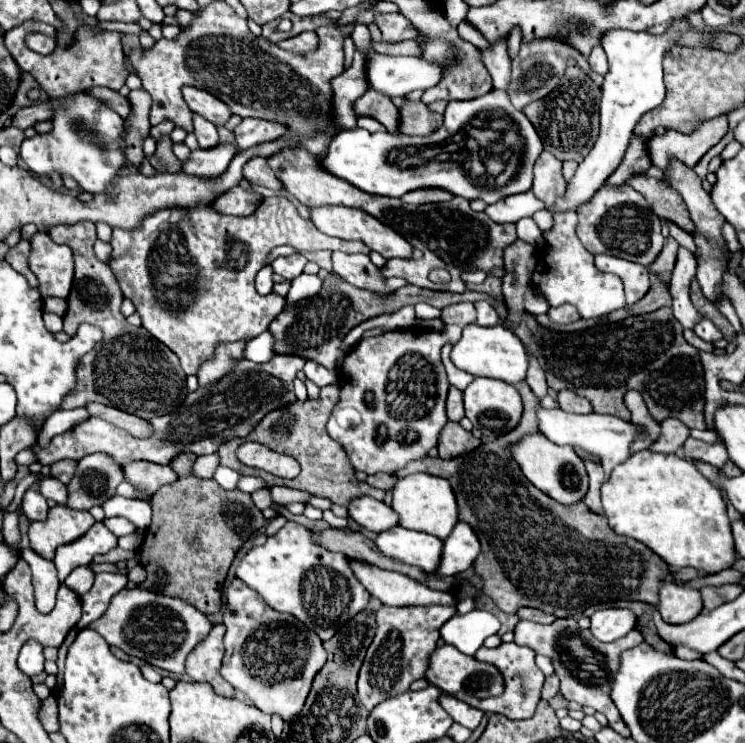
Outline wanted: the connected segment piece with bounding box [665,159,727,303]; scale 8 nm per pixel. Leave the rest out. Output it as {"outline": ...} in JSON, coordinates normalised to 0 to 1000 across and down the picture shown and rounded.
{"outline":[[[901,214],[901,219],[895,222],[895,230],[893,230],[893,241],[898,244],[898,249],[911,257],[911,262],[917,265],[917,271],[922,273],[922,281],[925,281],[925,289],[936,306],[936,316],[930,319],[933,322],[933,330],[938,332],[938,351],[936,351],[936,378],[941,384],[941,392],[944,397],[960,408],[965,400],[968,400],[968,378],[970,378],[970,359],[976,357],[973,346],[970,346],[970,335],[973,335],[973,324],[968,319],[968,303],[970,303],[970,289],[965,289],[965,284],[960,284],[960,276],[954,273],[954,265],[952,260],[944,257],[941,252],[941,241],[933,236],[930,227],[919,225],[914,217],[909,214]]]}

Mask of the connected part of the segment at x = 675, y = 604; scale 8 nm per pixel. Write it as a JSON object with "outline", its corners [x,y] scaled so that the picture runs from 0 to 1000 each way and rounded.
{"outline":[[[890,785],[885,793],[885,814],[882,814],[887,833],[901,841],[914,841],[933,833],[941,820],[944,809],[936,793],[911,787],[911,785]]]}

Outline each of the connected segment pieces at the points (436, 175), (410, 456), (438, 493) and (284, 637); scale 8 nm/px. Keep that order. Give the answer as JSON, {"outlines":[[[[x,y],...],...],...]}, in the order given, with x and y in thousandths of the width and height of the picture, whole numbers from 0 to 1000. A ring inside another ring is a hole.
{"outlines":[[[[662,120],[643,133],[603,136],[597,166],[562,195],[562,201],[573,206],[570,211],[557,214],[557,203],[541,201],[536,179],[495,179],[482,171],[463,174],[447,184],[431,219],[447,236],[501,262],[538,265],[557,254],[595,254],[613,265],[624,265],[630,271],[646,268],[659,276],[683,262],[713,254],[715,222],[729,203],[729,192],[702,149],[694,149],[686,141],[681,125]],[[683,160],[691,168],[689,174],[683,174]],[[627,187],[640,187],[638,203],[627,198]],[[683,217],[689,217],[689,222],[683,222]]],[[[597,437],[595,445],[552,440],[536,445],[519,445],[509,454],[485,456],[460,483],[455,494],[458,534],[450,545],[439,580],[444,591],[455,594],[466,607],[466,615],[477,634],[490,634],[493,639],[503,637],[530,637],[544,629],[549,620],[573,615],[576,604],[587,599],[589,580],[600,569],[597,559],[597,537],[603,526],[600,502],[592,489],[595,464],[611,464],[619,456],[621,440]]],[[[554,637],[554,639],[533,645],[533,650],[528,655],[525,685],[536,693],[538,709],[554,712],[554,715],[570,715],[589,725],[597,725],[608,715],[611,704],[616,701],[613,699],[613,677],[611,677],[605,653],[600,650],[600,645],[573,639],[573,637]]],[[[313,779],[302,795],[299,841],[305,844],[305,852],[297,911],[332,935],[353,960],[369,960],[380,970],[391,970],[401,962],[420,911],[439,890],[439,879],[423,849],[412,847],[388,825],[366,822],[353,803],[323,779]]]]}

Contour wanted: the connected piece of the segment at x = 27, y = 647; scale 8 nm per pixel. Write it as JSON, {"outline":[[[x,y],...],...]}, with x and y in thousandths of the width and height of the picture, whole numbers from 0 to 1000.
{"outline":[[[36,863],[26,879],[26,900],[34,908],[44,911],[58,903],[58,892],[60,892],[58,871],[50,863]]]}

